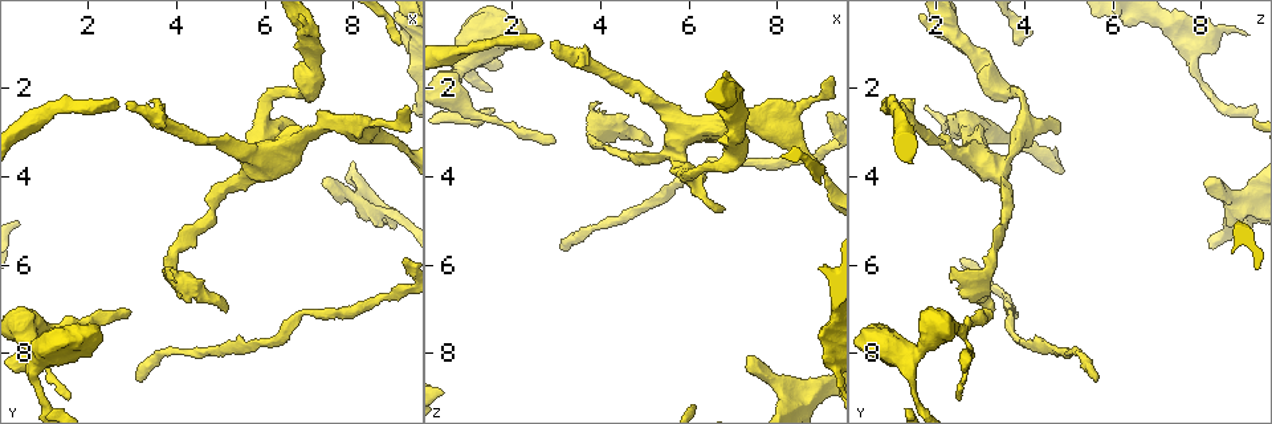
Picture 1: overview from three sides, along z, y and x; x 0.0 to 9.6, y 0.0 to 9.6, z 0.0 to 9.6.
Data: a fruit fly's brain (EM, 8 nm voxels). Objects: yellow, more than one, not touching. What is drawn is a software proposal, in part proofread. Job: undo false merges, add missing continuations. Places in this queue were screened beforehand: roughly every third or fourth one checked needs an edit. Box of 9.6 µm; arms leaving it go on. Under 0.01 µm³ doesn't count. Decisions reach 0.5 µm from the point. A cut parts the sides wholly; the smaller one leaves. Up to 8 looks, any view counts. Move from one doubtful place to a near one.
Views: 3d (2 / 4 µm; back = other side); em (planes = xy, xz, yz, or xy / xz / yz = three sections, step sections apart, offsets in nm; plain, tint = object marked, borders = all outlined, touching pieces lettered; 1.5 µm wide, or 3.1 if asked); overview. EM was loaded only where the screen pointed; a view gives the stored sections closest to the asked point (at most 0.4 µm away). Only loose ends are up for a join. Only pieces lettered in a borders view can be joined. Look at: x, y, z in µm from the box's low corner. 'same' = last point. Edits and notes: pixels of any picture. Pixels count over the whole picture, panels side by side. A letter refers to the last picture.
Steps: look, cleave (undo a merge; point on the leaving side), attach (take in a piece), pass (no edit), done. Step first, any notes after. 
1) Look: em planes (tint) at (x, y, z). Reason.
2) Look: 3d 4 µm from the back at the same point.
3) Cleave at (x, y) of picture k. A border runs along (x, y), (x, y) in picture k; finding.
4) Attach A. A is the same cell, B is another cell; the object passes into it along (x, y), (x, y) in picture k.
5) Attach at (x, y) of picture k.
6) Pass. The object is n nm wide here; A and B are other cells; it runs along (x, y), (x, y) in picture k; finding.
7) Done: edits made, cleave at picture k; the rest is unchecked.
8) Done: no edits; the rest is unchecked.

Look: 3d 2 µm at (6.30, 3.35, 4.15). Thick end.

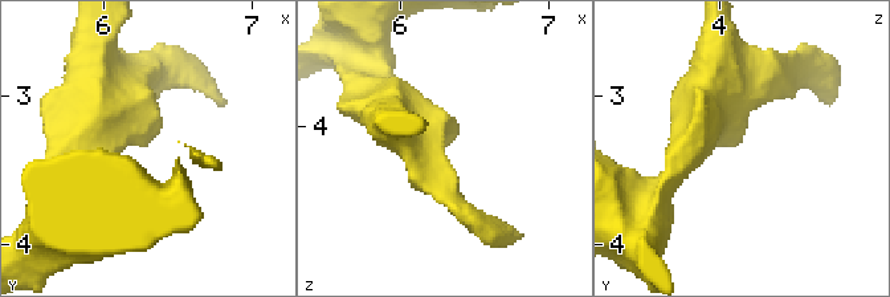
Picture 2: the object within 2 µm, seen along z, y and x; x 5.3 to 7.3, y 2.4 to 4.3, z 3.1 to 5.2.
Look: em planes (borders) at (6.28, 3.34, 4.10). Shape alone is not enough.

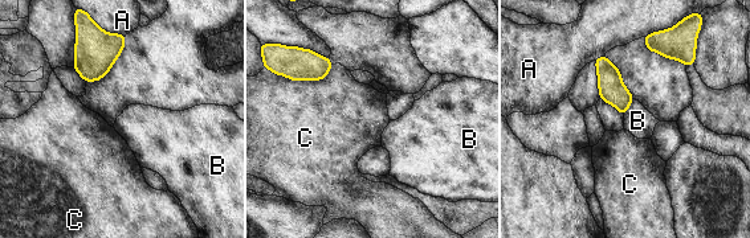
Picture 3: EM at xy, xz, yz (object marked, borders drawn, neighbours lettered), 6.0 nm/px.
Pass. The longest contact is with C, 260 nm; A, B and C are other cells; no lettered piece goes on from it.

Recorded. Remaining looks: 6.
Look: em planes (plain) at (3.10, 8.60, 5.65). Branch stops here.

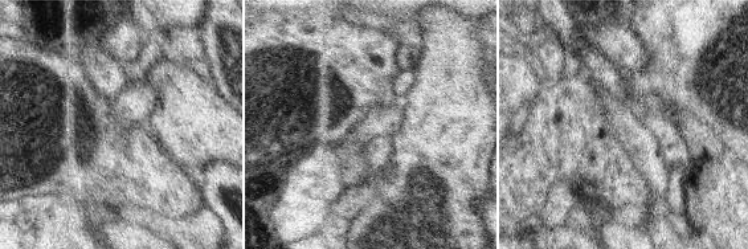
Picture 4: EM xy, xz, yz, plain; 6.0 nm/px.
Look: em planes (borders) at the same point.

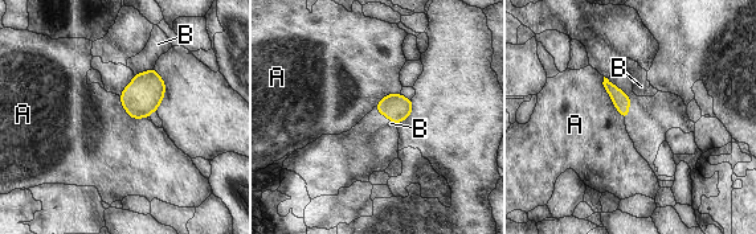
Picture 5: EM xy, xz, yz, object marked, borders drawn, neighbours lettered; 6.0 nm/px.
Pass. A and B are other cells; a border runs along (119, 97), (130, 116), (147, 118) in picture 5; none of them fits.

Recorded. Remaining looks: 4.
Look: 3d 2 µm at (2.60, 2.25, 0.85).

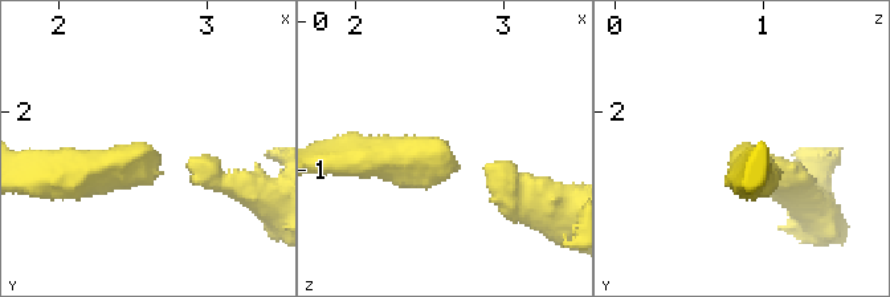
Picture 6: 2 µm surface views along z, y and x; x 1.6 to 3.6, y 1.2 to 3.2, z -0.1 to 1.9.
Look: em planes (tint) at (2.66, 2.28, 0.88). Need the tissue.

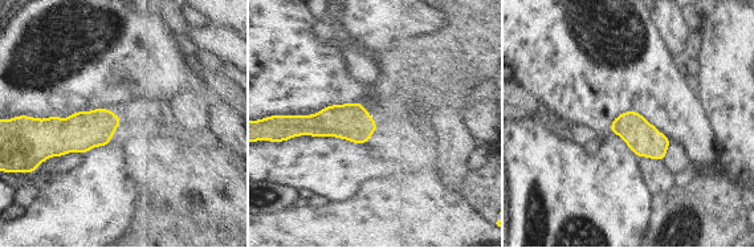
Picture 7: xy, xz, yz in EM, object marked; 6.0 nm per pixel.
Look: em planes (borders) at the same point.

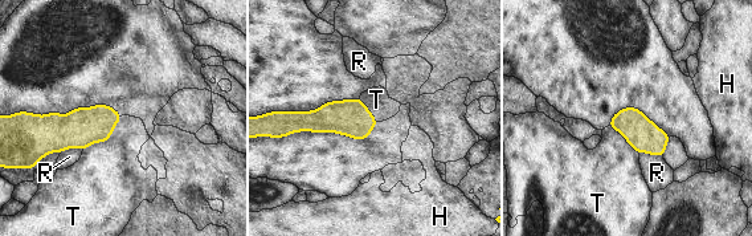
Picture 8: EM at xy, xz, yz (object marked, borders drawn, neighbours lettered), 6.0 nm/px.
Pass. H, R and T are other cells; a border runs along (122, 116), (105, 141), (82, 151) in picture 8; no lettered piece goes on from it.

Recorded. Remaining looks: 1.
Done: no edits; the rest is unchecked.

